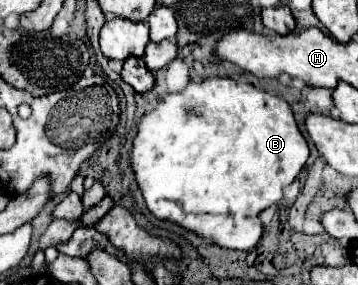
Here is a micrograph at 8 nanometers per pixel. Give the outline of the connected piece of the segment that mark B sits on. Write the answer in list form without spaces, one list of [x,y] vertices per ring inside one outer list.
[[[233,78],[193,80],[183,92],[167,94],[153,112],[147,112],[141,118],[131,152],[139,188],[147,208],[157,218],[177,222],[221,248],[238,251],[248,251],[259,244],[263,226],[257,216],[283,198],[283,188],[297,178],[307,158],[309,146],[293,118],[291,106],[281,96]]]

